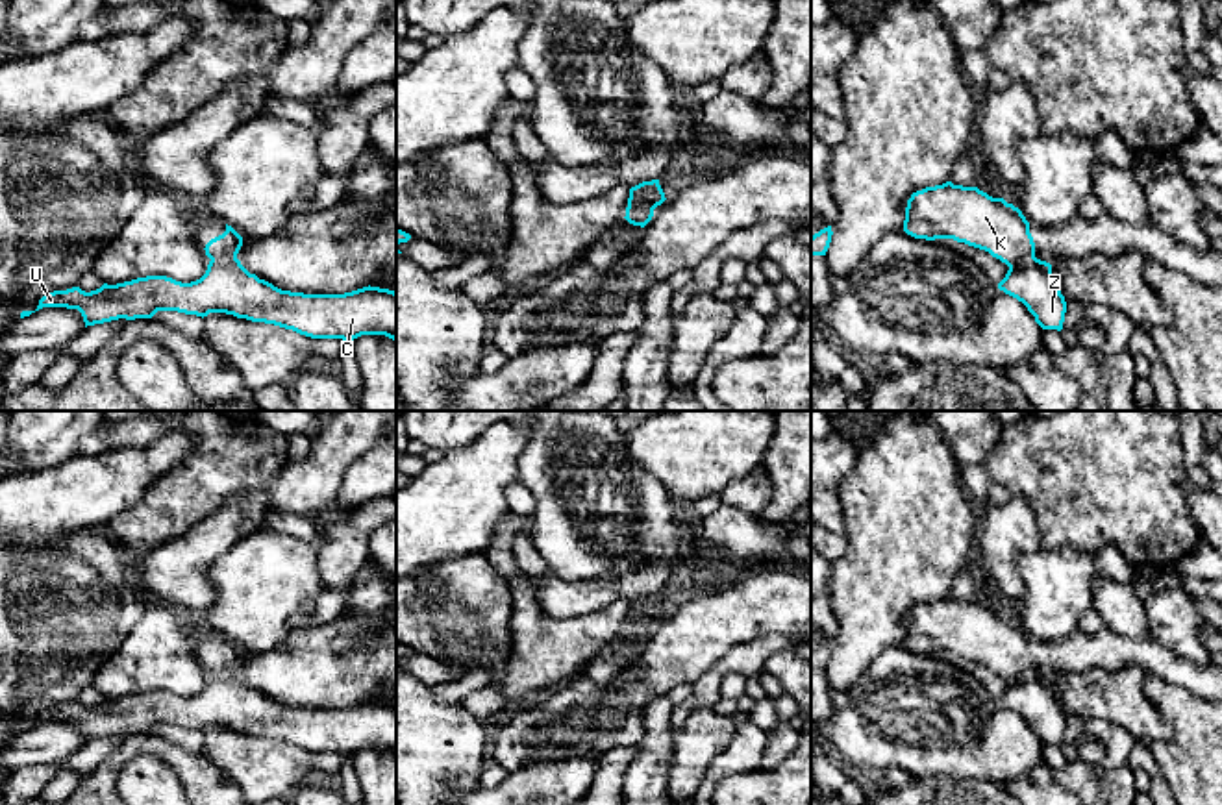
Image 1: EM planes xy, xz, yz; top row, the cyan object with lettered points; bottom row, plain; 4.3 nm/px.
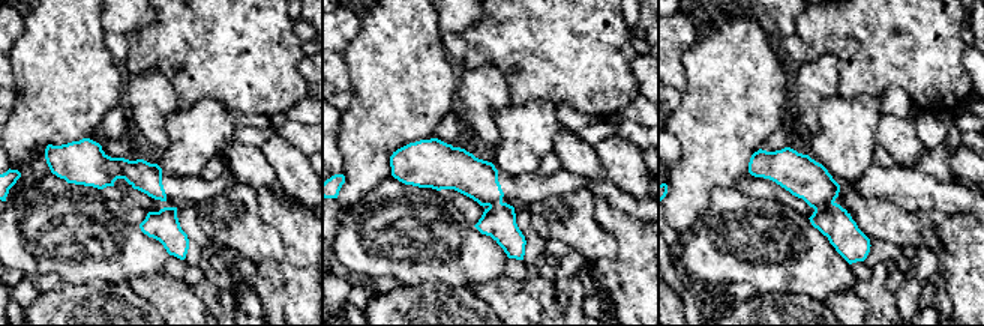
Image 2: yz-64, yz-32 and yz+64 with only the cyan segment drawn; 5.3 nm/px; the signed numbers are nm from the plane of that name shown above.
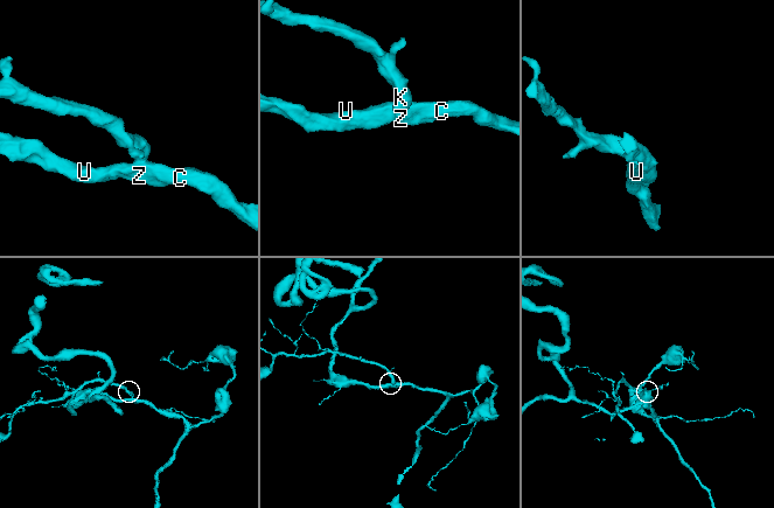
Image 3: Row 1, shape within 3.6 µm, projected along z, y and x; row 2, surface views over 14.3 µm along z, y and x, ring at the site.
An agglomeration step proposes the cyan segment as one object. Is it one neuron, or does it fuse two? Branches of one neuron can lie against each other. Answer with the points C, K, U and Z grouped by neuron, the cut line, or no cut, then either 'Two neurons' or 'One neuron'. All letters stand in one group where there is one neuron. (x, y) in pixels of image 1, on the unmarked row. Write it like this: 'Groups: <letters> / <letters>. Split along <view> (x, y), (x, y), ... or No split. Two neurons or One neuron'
Groups: C U Z / K. Split along xz (652, 622), (626, 628). Two neurons

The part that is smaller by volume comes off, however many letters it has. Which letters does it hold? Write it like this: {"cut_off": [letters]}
{"cut_off": ["K"]}

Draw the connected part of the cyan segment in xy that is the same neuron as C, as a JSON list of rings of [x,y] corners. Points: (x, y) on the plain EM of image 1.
[[[237,672],[211,674],[206,688],[191,698],[181,698],[167,690],[146,690],[131,696],[107,700],[85,707],[80,701],[54,705],[39,714],[35,725],[43,722],[78,724],[85,742],[118,733],[152,733],[157,725],[178,725],[185,729],[207,731],[226,727],[252,737],[274,738],[293,744],[311,753],[343,753],[352,757],[361,749],[385,749],[396,757],[396,707],[380,701],[363,701],[344,709],[304,709],[274,701],[250,688]]]

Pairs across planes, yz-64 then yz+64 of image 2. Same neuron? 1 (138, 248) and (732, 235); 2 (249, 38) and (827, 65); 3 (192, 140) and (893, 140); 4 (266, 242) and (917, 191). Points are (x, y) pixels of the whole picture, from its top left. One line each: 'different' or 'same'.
1: same
2: different
3: different
4: different

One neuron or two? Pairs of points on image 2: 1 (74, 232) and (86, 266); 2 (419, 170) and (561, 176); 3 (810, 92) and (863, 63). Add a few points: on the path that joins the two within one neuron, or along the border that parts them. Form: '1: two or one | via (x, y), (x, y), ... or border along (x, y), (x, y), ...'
1: one | via (83, 241), (86, 244), (86, 257)
2: one | via (455, 170), (461, 170), (488, 187), (525, 187)
3: two | border along (807, 59), (834, 57), (839, 93)

